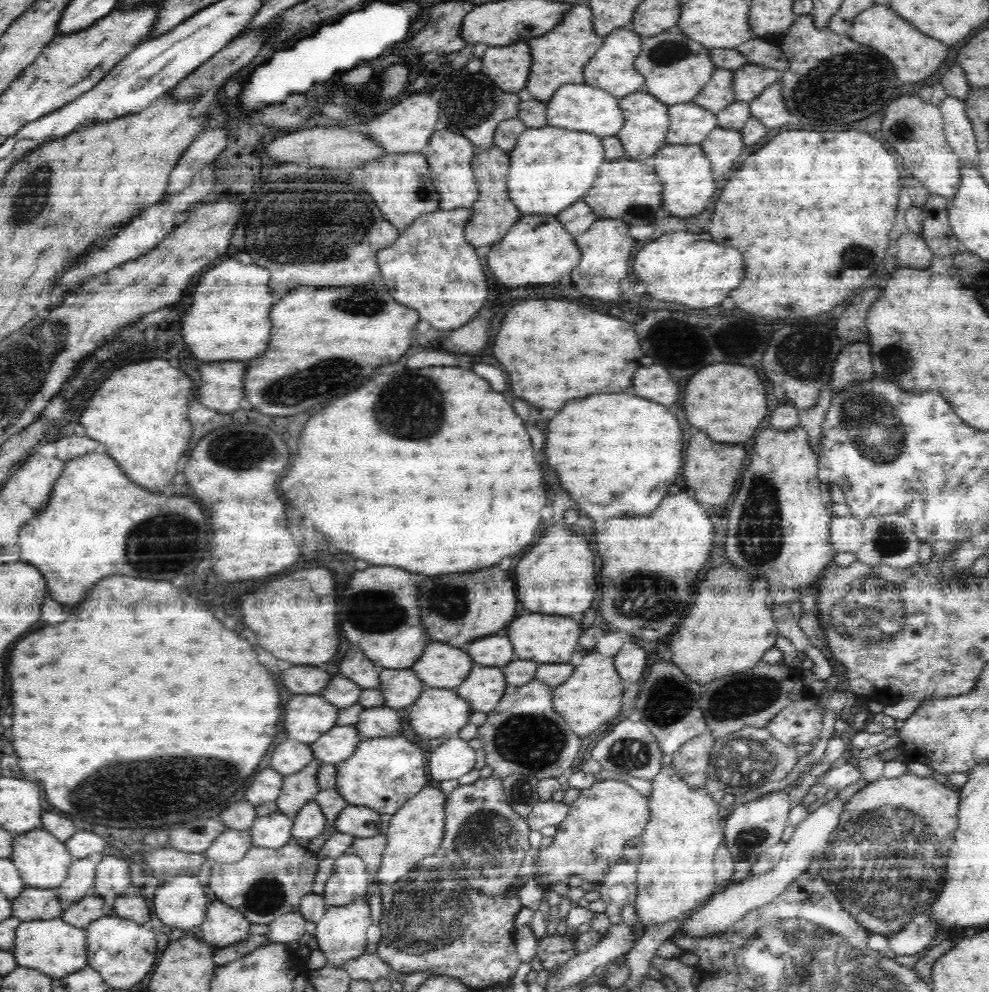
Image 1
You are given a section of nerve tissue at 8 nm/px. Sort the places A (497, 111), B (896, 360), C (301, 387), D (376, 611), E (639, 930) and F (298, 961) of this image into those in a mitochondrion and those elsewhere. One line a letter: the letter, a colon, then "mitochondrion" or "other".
A: mitochondrion
B: mitochondrion
C: mitochondrion
D: mitochondrion
E: other
F: other

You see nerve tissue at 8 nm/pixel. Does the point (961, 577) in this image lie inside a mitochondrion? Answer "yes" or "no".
no

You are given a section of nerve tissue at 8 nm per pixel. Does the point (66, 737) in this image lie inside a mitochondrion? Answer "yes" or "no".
no

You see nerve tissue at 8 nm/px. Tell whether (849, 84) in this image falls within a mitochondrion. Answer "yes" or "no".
yes

